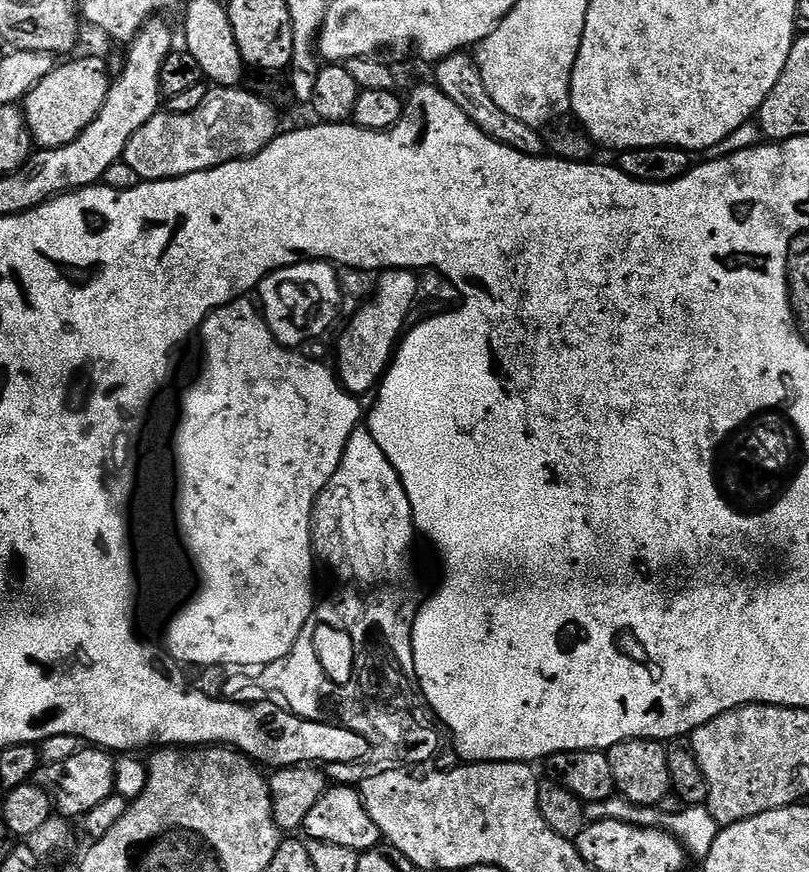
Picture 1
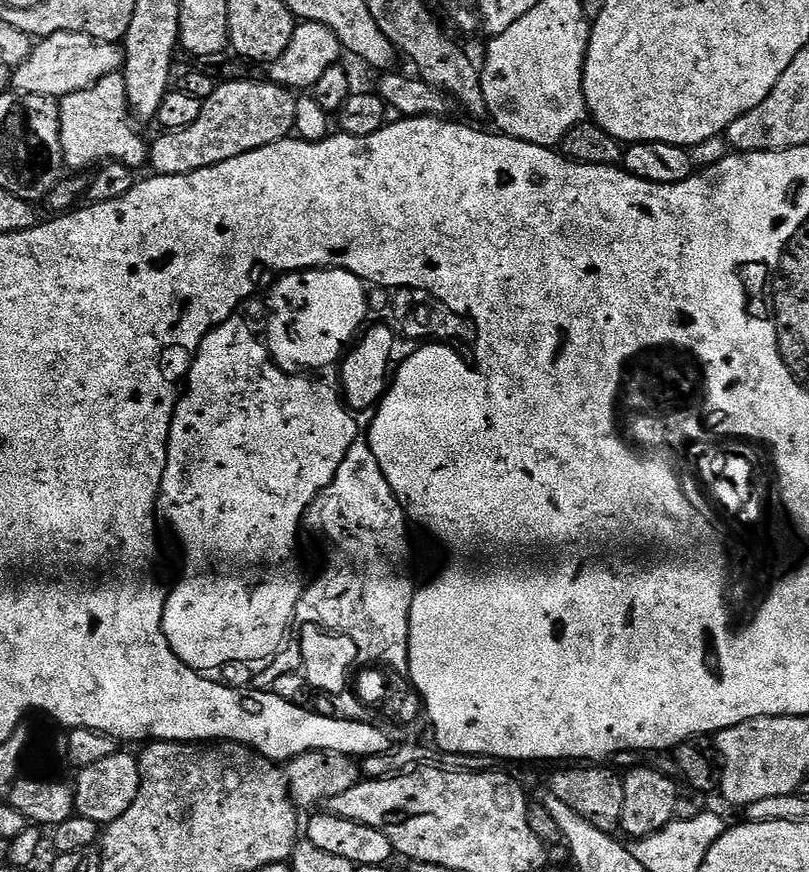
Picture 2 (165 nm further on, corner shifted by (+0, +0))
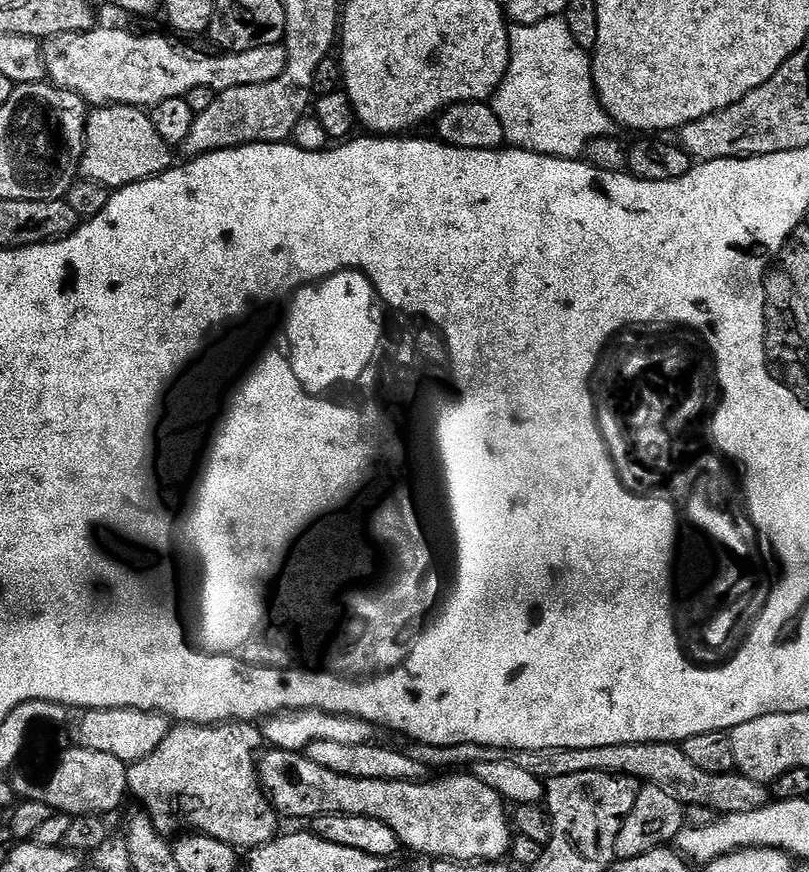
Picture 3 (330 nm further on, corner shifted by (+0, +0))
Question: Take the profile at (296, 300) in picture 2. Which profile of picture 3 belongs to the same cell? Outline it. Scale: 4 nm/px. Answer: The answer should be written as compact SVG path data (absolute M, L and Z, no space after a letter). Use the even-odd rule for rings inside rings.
M336 272L335 275L328 277L325 280L321 280L317 285L309 285L306 288L302 288L302 294L299 299L296 299L294 308L292 309L291 323L287 326L287 334L292 336L293 347L289 353L289 360L291 368L296 378L311 389L317 389L327 387L328 384L335 382L335 380L348 380L356 376L356 373L359 373L364 369L364 365L371 361L375 361L378 352L376 350L380 346L380 340L382 344L382 339L384 335L384 325L386 321L383 318L383 310L381 306L380 294L374 293L372 287L367 280L363 279L360 275L353 274L344 274L343 272Z

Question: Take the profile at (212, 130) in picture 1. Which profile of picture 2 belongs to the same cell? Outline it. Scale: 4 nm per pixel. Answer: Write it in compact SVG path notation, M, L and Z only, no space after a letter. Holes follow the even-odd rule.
M264 78L251 80L225 80L217 83L214 94L202 103L202 114L190 126L177 132L161 131L160 137L151 141L148 150L148 164L151 171L158 176L177 176L190 174L194 170L212 168L218 162L226 162L230 158L238 158L238 154L246 154L250 150L265 148L280 140L289 139L295 126L295 104L297 97L280 84L274 84Z

